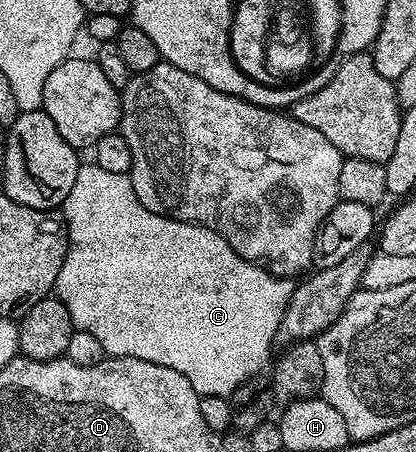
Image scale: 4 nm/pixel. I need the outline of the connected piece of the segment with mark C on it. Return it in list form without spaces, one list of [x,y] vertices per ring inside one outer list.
[[[94,164],[81,165],[78,180],[74,180],[74,188],[70,188],[70,196],[66,196],[64,201],[62,221],[68,235],[68,251],[66,260],[62,260],[62,272],[58,272],[54,294],[62,300],[62,304],[66,304],[66,312],[70,312],[73,327],[95,336],[102,344],[105,355],[113,358],[150,360],[150,364],[174,368],[174,372],[182,372],[182,376],[190,380],[196,394],[223,398],[235,395],[246,379],[257,377],[263,371],[260,369],[269,365],[273,357],[272,346],[277,345],[276,333],[282,324],[282,316],[290,304],[290,296],[294,289],[292,278],[280,278],[255,262],[247,262],[242,256],[238,256],[238,252],[234,252],[234,248],[230,248],[230,244],[222,235],[210,228],[193,222],[179,222],[158,212],[150,212],[150,208],[146,208],[142,200],[138,200],[129,175],[106,172],[106,168],[98,168]]]

